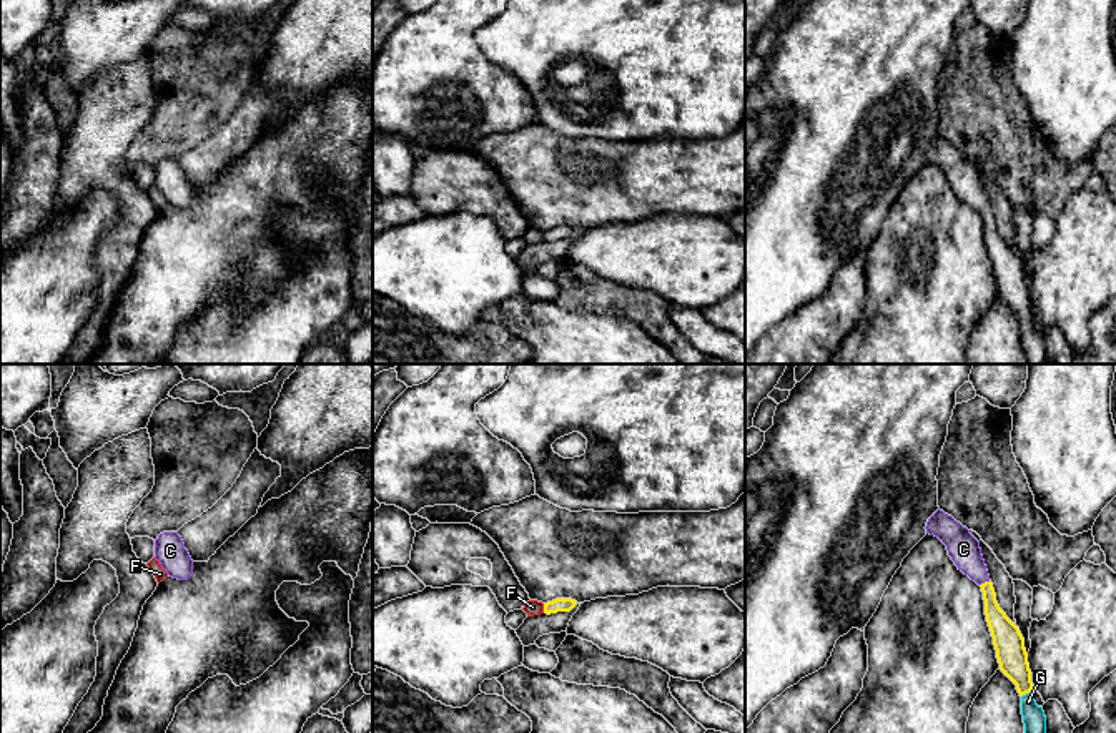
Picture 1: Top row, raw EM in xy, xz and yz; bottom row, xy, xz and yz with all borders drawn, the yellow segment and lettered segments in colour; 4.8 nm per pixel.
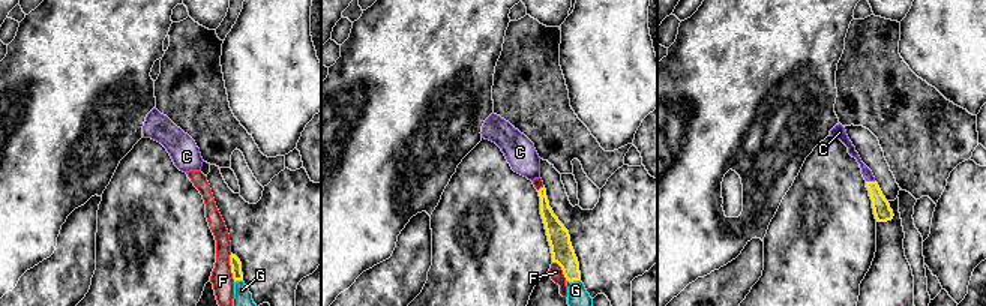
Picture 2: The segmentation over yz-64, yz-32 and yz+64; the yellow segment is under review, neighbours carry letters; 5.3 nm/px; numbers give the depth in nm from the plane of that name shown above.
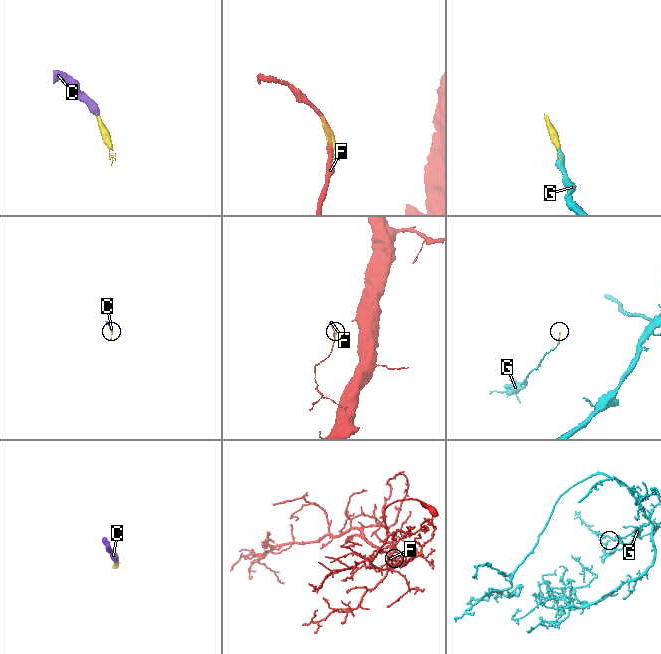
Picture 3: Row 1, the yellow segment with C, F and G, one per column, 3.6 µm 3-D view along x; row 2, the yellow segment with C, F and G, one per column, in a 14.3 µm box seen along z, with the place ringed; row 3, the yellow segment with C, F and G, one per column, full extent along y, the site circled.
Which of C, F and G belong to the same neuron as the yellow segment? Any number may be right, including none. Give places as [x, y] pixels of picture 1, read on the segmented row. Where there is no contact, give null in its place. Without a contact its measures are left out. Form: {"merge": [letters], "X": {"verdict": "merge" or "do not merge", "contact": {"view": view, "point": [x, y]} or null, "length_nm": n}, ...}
{"merge": ["C", "G"], "C": {"verdict": "merge", "contact": {"view": "yz", "point": [985, 582]}, "length_nm": 60}, "F": {"verdict": "do not merge", "contact": {"view": "xz", "point": [544, 609]}, "length_nm": 50}, "G": {"verdict": "merge", "contact": {"view": "yz", "point": [1027, 692]}, "length_nm": 70}}

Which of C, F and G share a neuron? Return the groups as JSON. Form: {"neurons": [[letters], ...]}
{"neurons": [["C", "G"], ["F"]]}

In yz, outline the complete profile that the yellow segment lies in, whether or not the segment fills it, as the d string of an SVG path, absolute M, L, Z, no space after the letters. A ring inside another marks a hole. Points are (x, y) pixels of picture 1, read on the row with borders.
M940 509L928 519L925 529L926 534L938 537L946 545L948 555L958 570L981 587L985 615L993 637L1000 670L1016 685L1021 696L1025 733L1046 733L1044 711L1036 705L1033 695L1025 638L996 602L980 542L966 527Z

